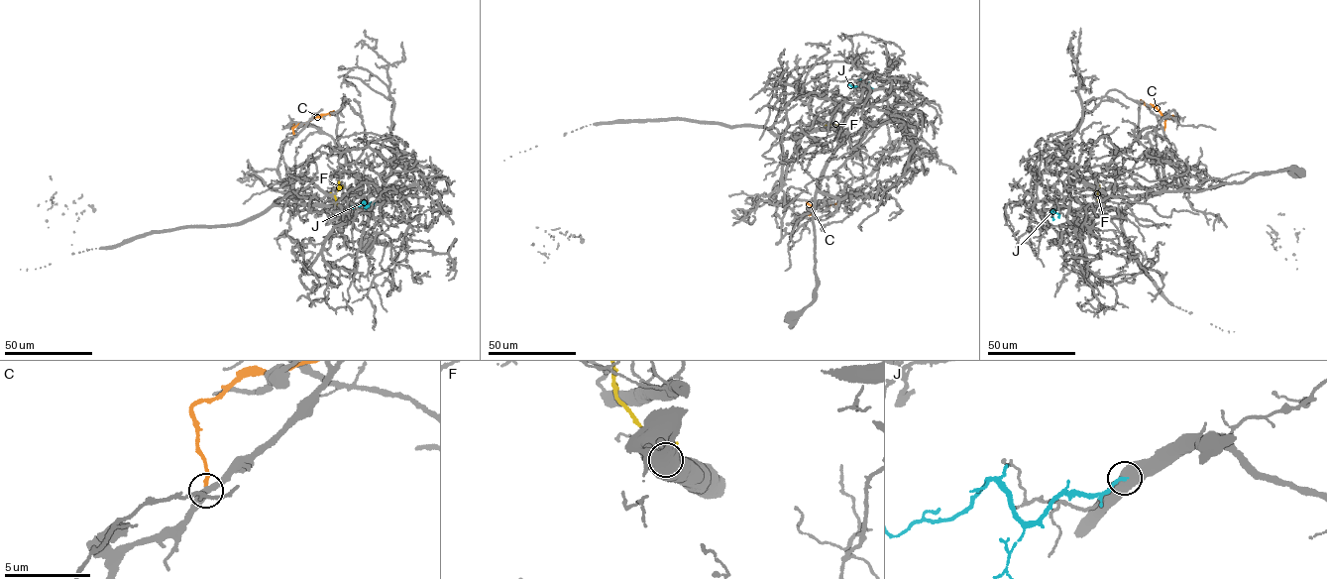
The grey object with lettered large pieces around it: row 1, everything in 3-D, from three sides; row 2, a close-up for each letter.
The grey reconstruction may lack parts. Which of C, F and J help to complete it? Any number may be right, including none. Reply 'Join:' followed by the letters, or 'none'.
Join: J

